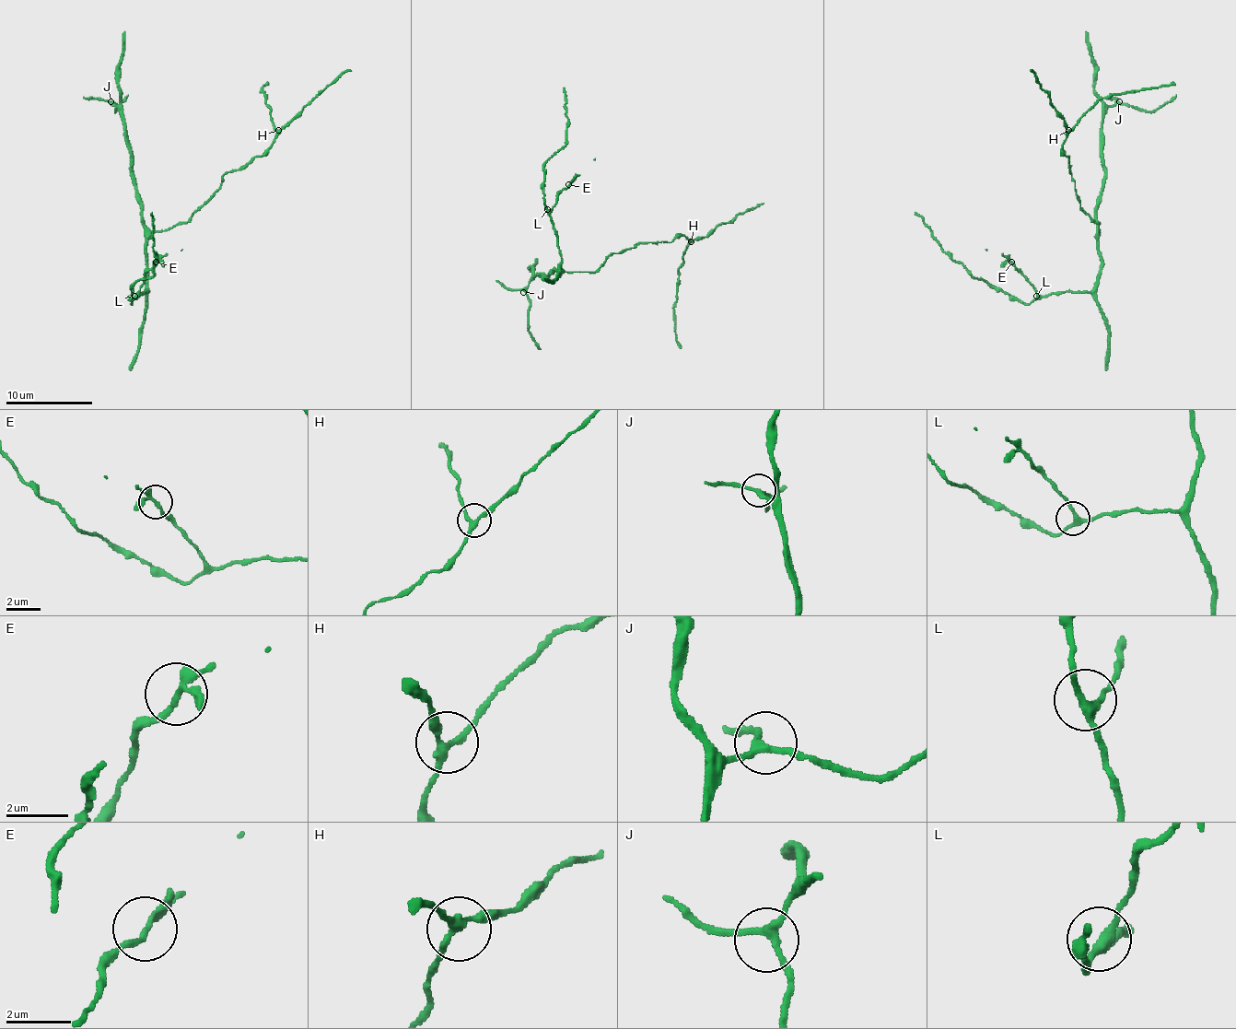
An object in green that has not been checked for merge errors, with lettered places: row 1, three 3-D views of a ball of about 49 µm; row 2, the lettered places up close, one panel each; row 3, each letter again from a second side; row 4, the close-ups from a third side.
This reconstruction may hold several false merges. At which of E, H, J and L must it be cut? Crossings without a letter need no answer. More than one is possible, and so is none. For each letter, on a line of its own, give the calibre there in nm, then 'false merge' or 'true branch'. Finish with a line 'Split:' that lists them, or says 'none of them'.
E: 170 nm thick; true branch
H: 240 nm thick; true branch
J: 220 nm thick; true branch
L: 240 nm thick; true branch
Split: none of them

